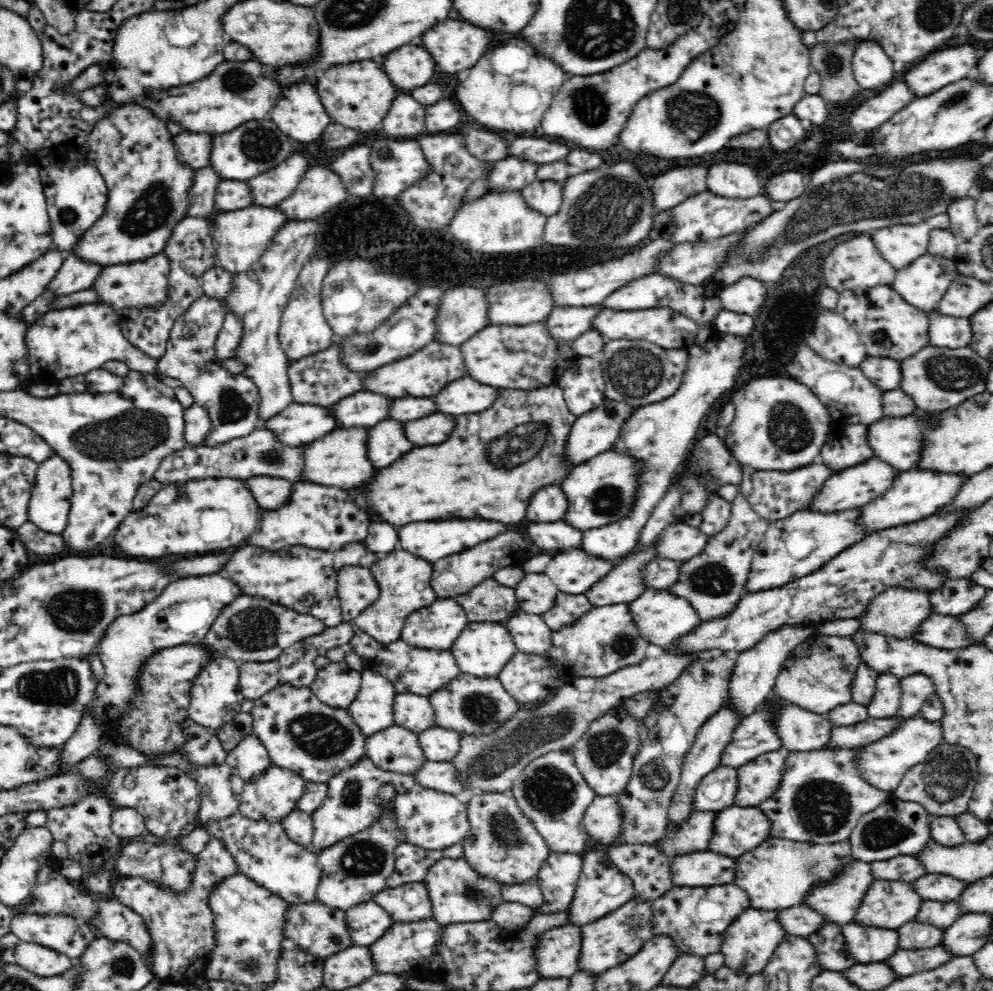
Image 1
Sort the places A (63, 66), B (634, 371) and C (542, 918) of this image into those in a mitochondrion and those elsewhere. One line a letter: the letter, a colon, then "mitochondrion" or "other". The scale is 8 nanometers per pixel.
A: other
B: mitochondrion
C: other

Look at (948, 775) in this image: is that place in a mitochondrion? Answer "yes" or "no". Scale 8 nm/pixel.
yes

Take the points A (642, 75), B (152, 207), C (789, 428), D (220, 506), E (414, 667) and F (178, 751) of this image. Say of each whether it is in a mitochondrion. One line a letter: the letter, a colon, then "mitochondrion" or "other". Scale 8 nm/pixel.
A: other
B: mitochondrion
C: mitochondrion
D: other
E: other
F: other

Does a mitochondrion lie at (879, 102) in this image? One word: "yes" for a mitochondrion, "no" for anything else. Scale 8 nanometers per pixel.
no

